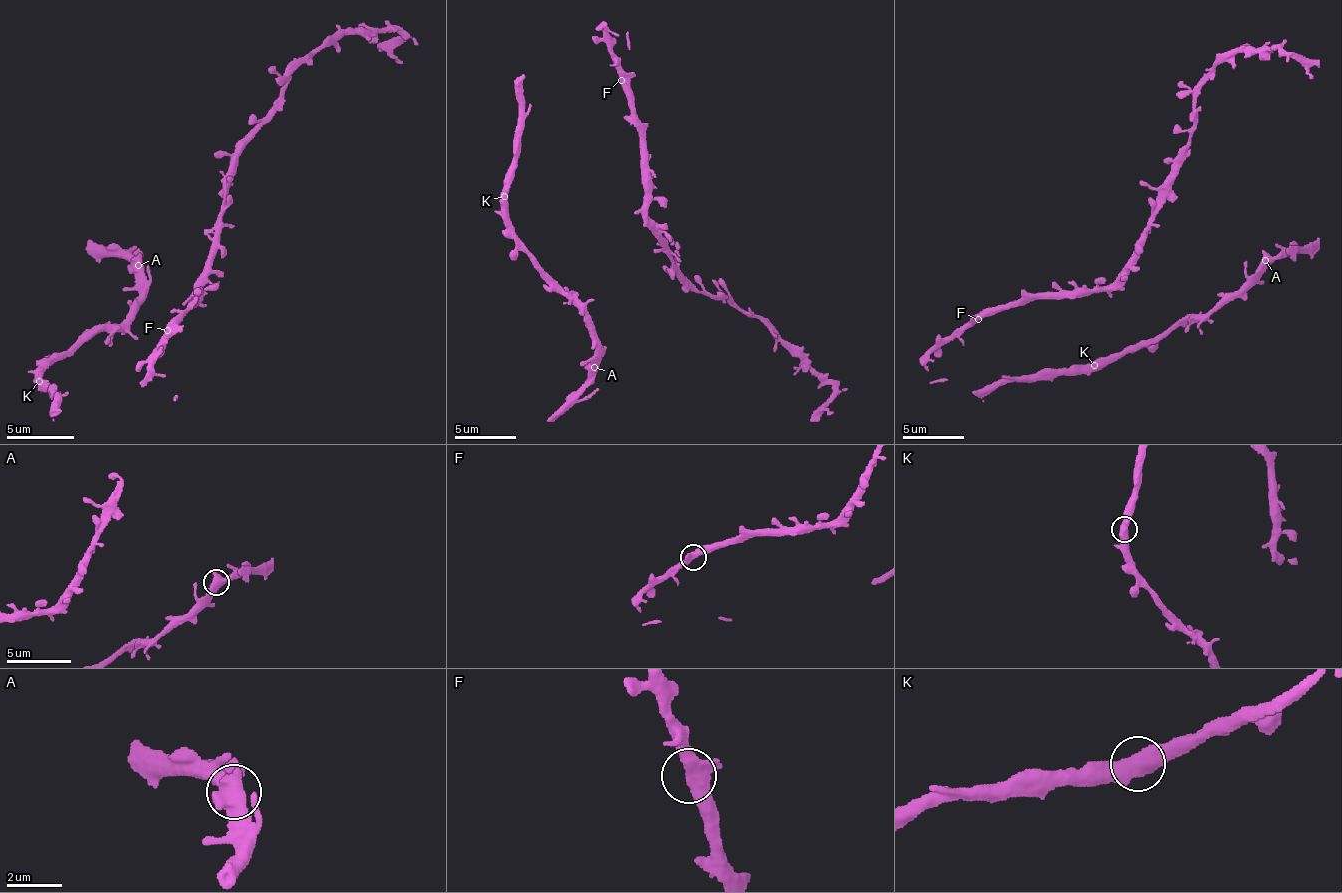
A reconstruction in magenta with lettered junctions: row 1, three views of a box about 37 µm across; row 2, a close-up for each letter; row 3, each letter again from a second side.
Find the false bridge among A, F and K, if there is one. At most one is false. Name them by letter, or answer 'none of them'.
none of them

